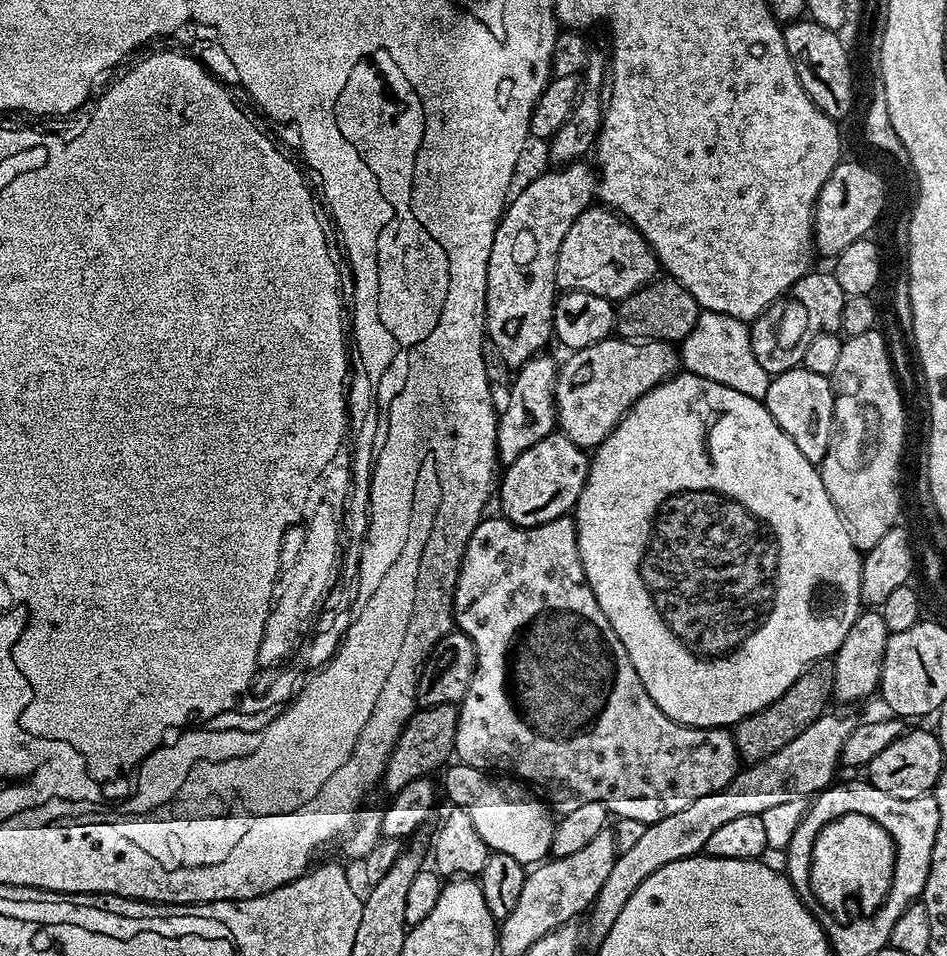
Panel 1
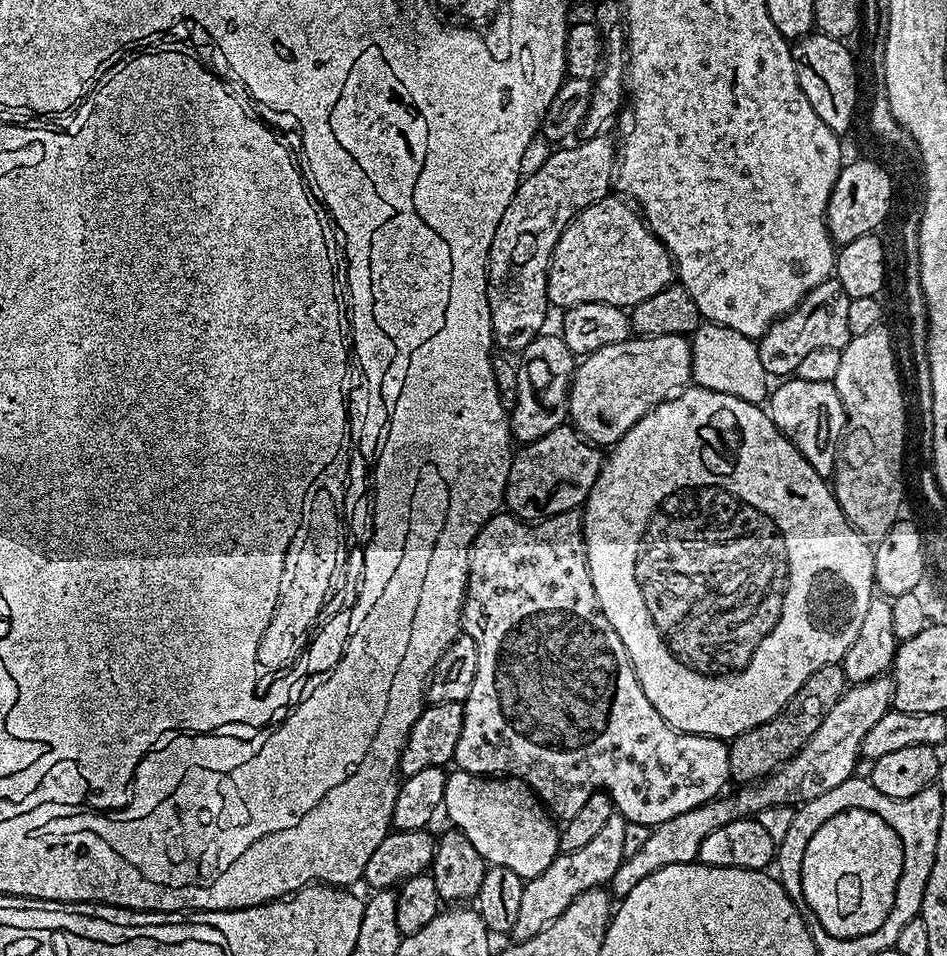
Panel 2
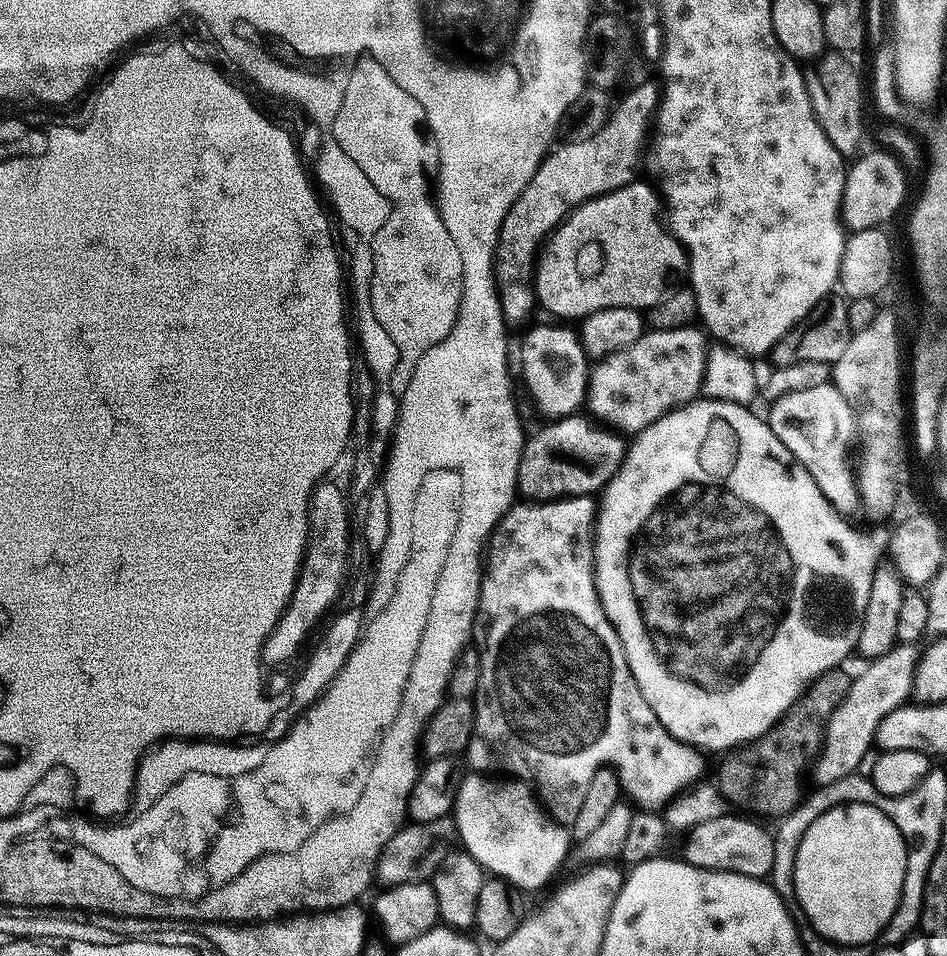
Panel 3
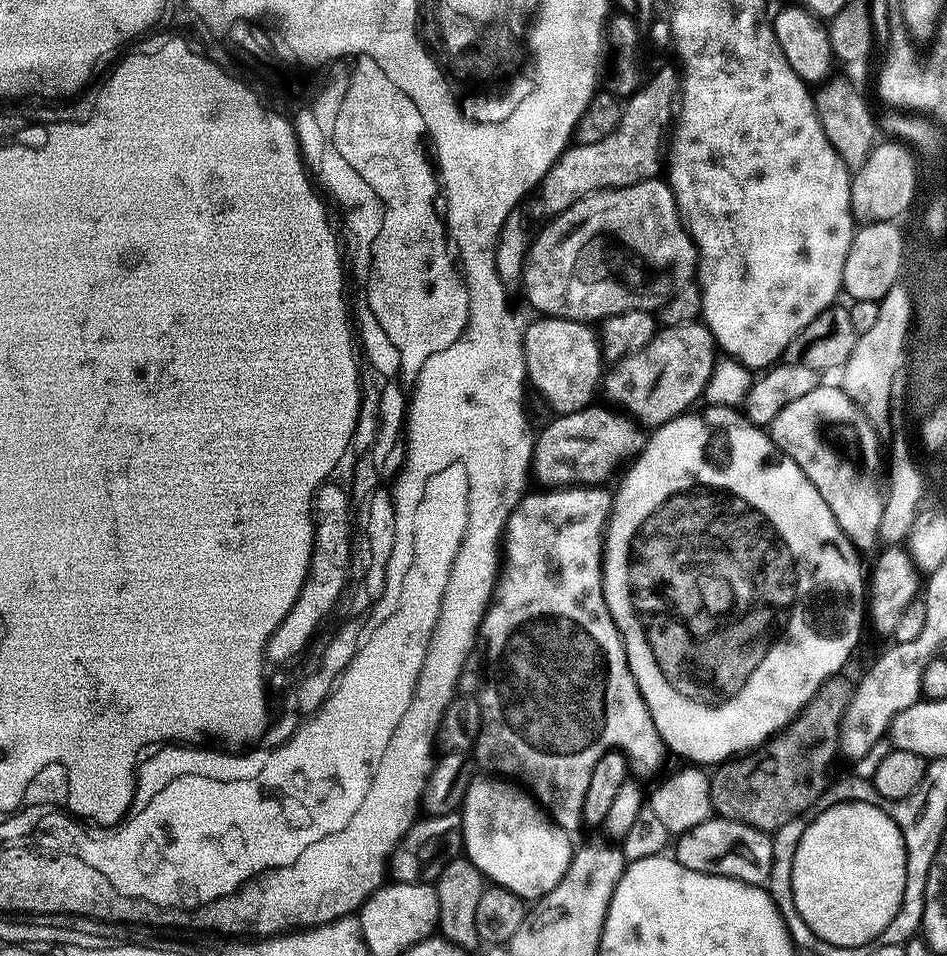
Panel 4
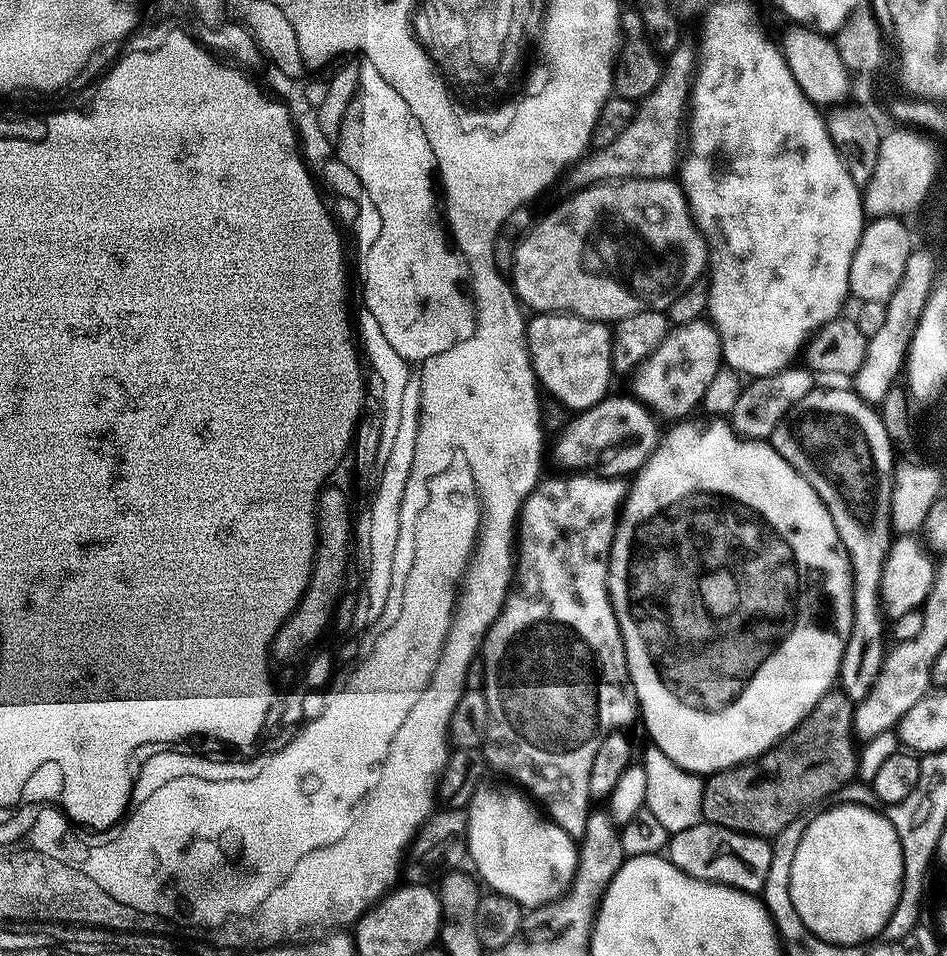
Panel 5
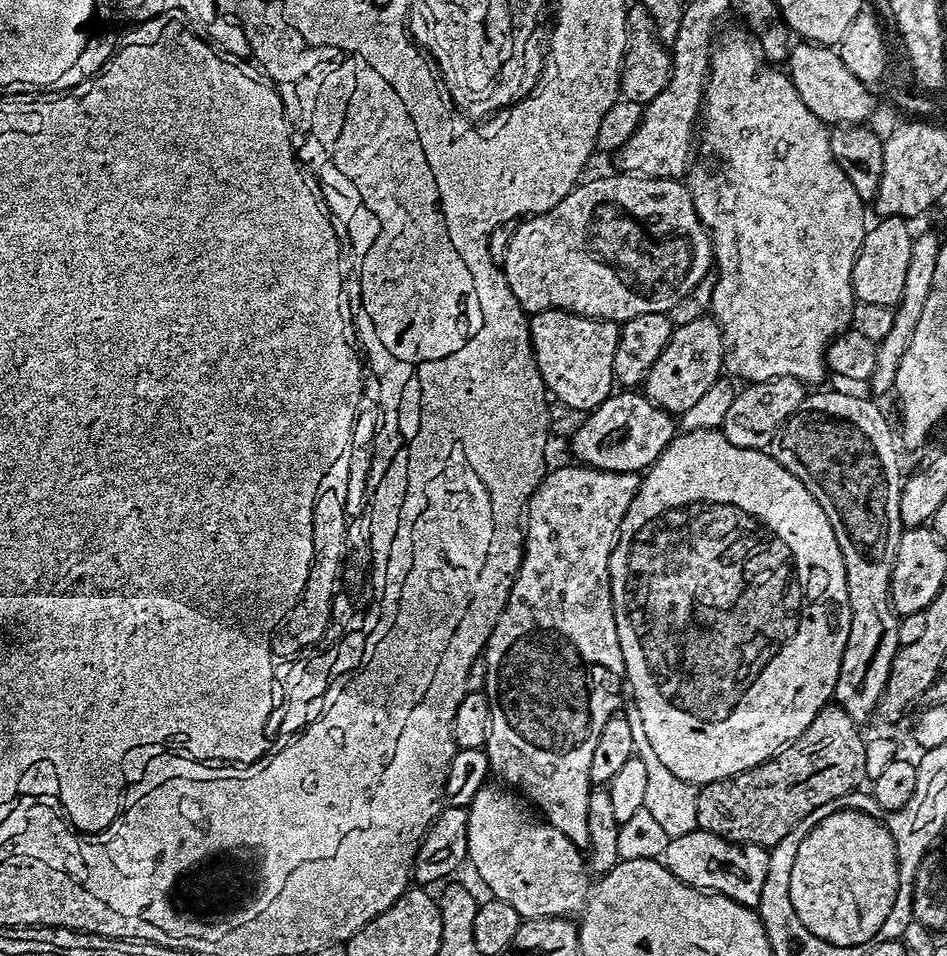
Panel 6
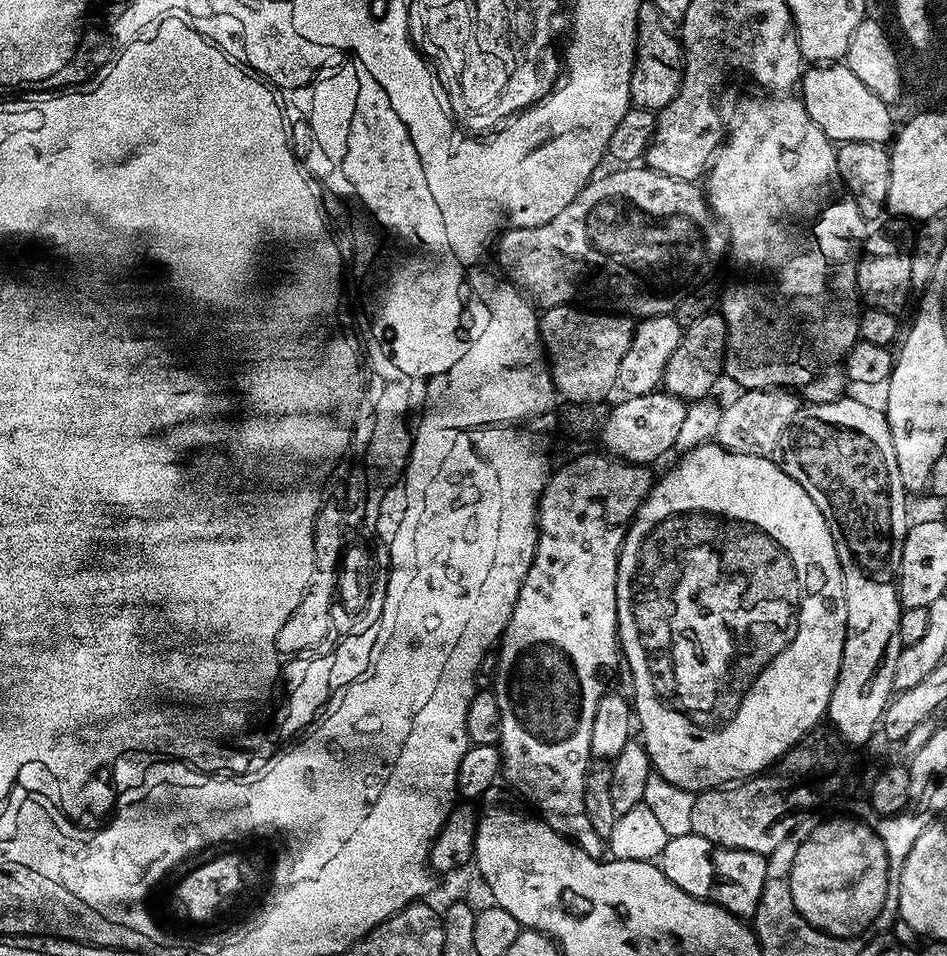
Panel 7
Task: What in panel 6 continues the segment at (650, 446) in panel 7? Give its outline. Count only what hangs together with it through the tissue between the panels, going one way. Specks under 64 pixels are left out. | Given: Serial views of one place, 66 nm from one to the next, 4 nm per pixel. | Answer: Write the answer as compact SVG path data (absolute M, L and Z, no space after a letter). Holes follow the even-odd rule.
M624 390L619 394L608 396L597 408L585 415L584 421L570 437L572 443L573 461L589 468L606 470L607 472L635 472L643 473L652 467L652 464L666 450L666 446L672 441L674 429L672 429L673 417L663 408L656 407L647 396L637 394L631 396L631 391Z

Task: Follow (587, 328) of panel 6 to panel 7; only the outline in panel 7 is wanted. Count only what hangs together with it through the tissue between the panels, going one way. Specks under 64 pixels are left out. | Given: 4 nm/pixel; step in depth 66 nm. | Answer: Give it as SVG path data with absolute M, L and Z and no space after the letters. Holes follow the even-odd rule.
M559 304L543 309L539 313L540 337L557 393L574 404L599 405L617 387L618 366L630 347L634 320L612 310L583 312L580 308L583 307Z

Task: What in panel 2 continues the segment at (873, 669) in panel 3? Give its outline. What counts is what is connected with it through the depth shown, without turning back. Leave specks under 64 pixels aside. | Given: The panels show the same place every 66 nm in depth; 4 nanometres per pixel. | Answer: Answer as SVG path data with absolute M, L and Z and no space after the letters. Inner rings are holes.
M881 674L863 684L852 684L840 697L840 700L834 706L834 710L830 710L830 714L826 714L826 718L822 718L822 726L818 726L818 730L814 730L812 737L769 776L763 776L761 780L750 784L741 784L735 789L737 792L729 791L727 794L709 800L708 803L698 806L694 810L686 810L686 814L678 814L678 818L670 818L670 822L655 825L649 831L646 842L634 854L625 856L618 866L618 874L614 874L610 885L611 895L616 898L626 897L630 894L630 890L634 890L634 886L638 886L638 882L642 882L642 878L646 878L666 866L693 863L699 857L703 839L709 834L714 834L714 830L718 830L719 827L726 826L726 822L754 818L757 813L766 809L766 807L802 805L807 800L822 798L822 794L834 790L834 786L842 786L842 782L853 779L855 772L852 771L856 768L856 760L861 759L860 743L862 738L866 736L866 730L870 730L870 726L874 726L874 722L878 722L878 718L882 718L882 714L886 714L891 708L892 681L887 675Z

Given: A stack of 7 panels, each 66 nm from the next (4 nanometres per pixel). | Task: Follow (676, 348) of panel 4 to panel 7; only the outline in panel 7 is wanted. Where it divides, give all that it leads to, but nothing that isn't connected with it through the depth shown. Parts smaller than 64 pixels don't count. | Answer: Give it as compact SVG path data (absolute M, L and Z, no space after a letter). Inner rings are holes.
M714 310L698 318L698 322L687 325L682 333L678 348L666 362L662 388L671 396L677 396L685 402L702 400L711 393L708 391L715 386L716 379L721 379L724 370L724 351L728 345L728 327L723 315Z

